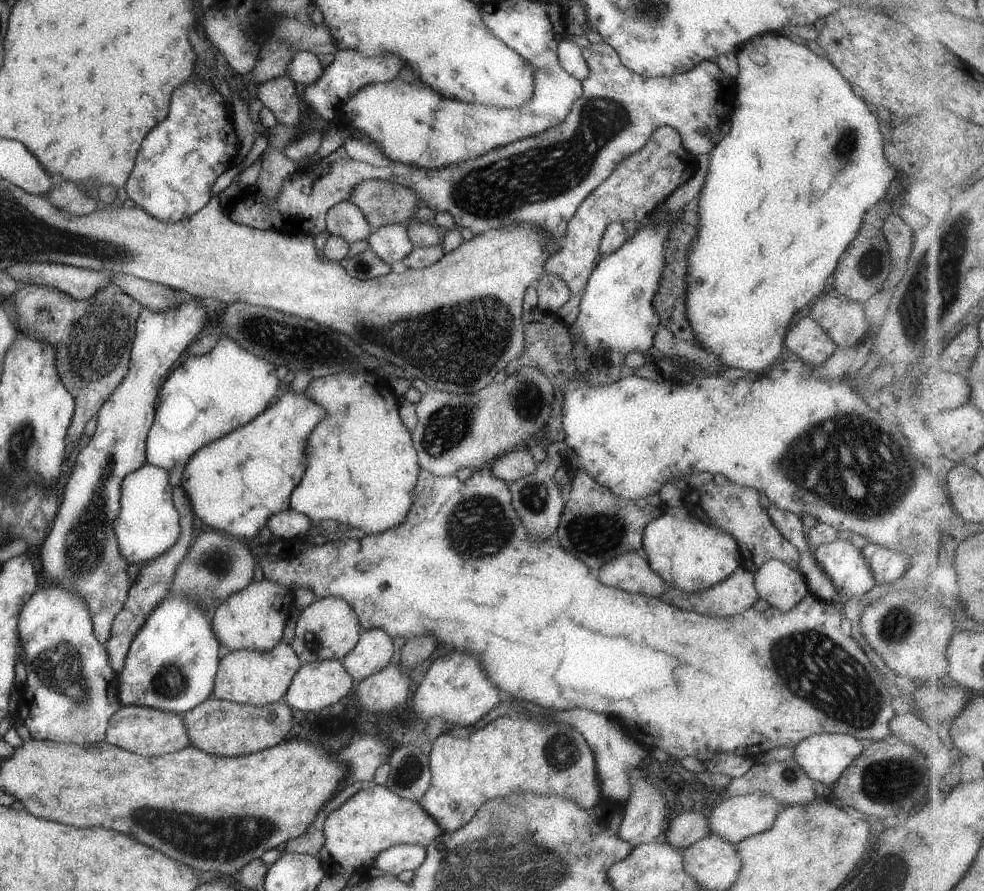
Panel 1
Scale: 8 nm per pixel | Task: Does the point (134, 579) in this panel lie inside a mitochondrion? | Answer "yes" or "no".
no

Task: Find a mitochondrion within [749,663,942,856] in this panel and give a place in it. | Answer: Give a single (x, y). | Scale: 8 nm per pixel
(882, 780)

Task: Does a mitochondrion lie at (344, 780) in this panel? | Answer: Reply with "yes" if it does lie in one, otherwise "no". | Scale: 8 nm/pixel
no

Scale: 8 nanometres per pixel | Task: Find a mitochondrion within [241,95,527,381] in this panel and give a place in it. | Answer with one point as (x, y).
(361, 268)

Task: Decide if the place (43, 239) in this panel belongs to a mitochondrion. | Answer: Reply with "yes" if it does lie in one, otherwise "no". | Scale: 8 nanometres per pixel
yes

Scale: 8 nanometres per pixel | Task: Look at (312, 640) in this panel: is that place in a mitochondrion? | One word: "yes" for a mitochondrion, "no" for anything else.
yes

